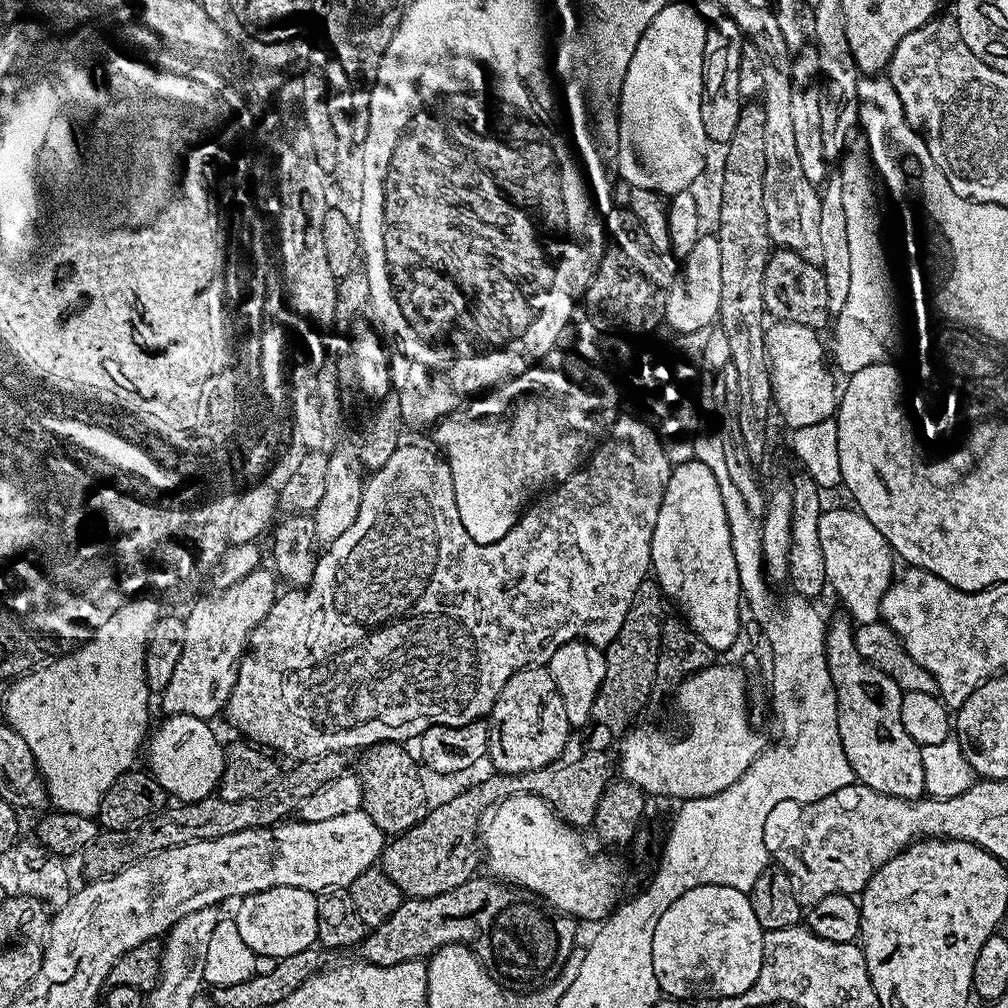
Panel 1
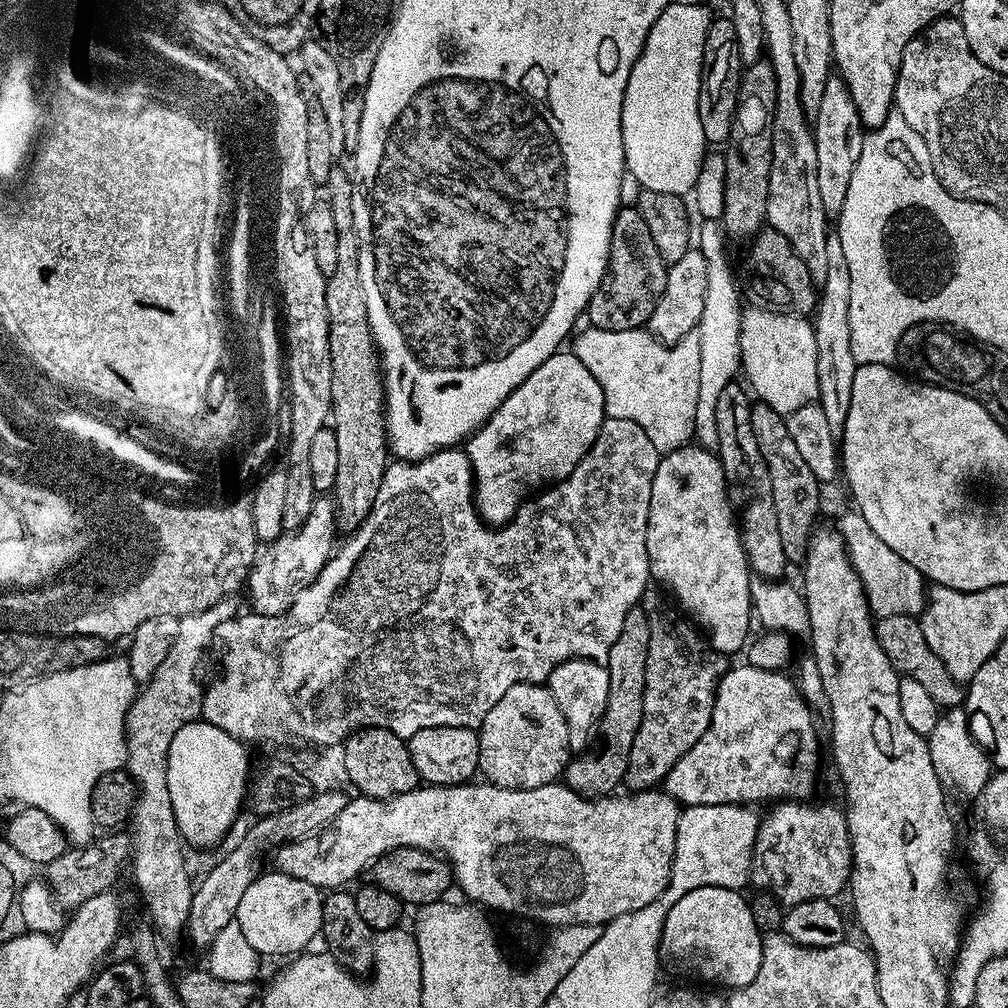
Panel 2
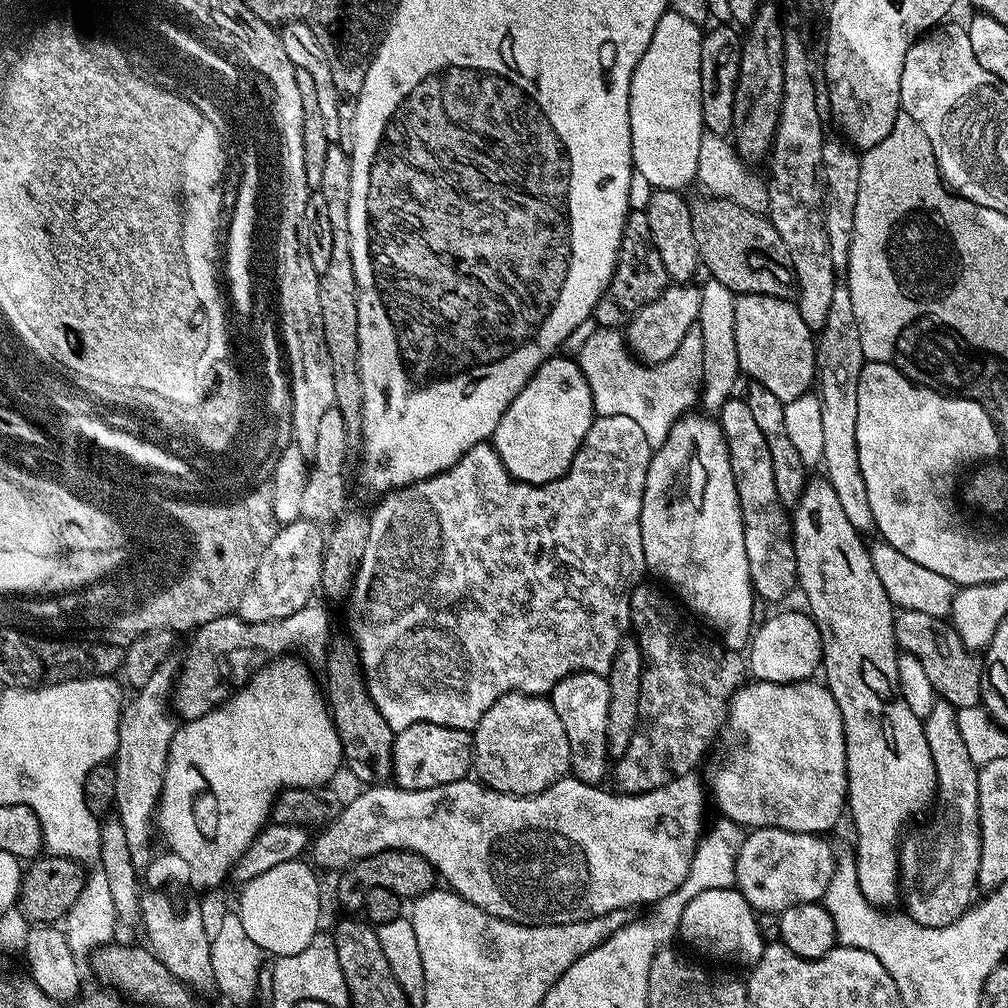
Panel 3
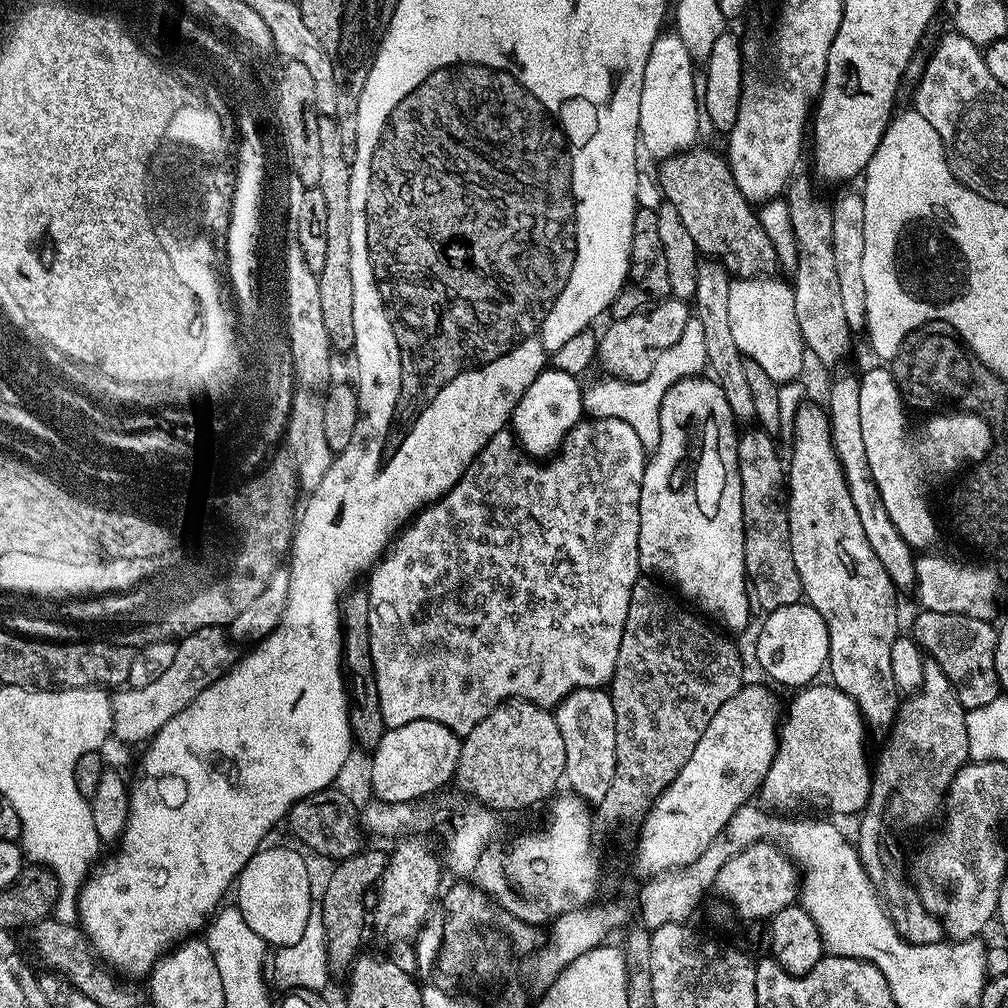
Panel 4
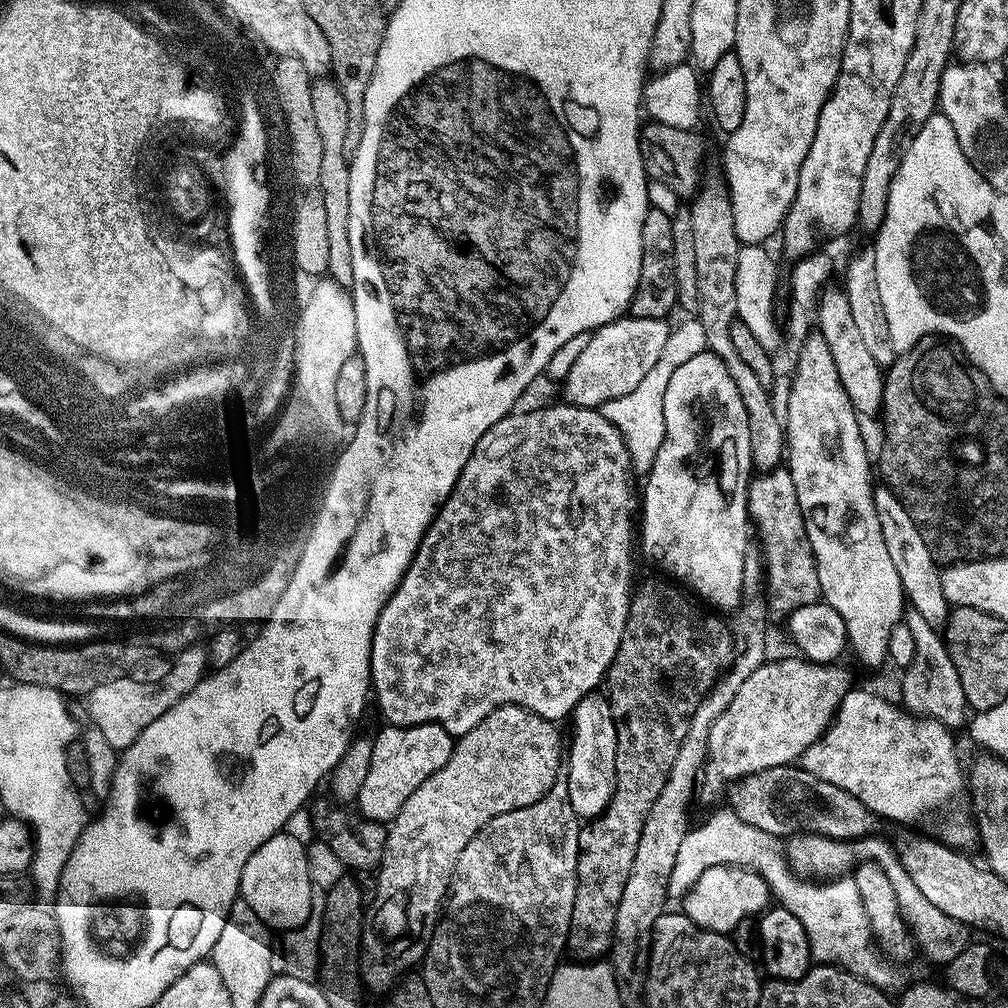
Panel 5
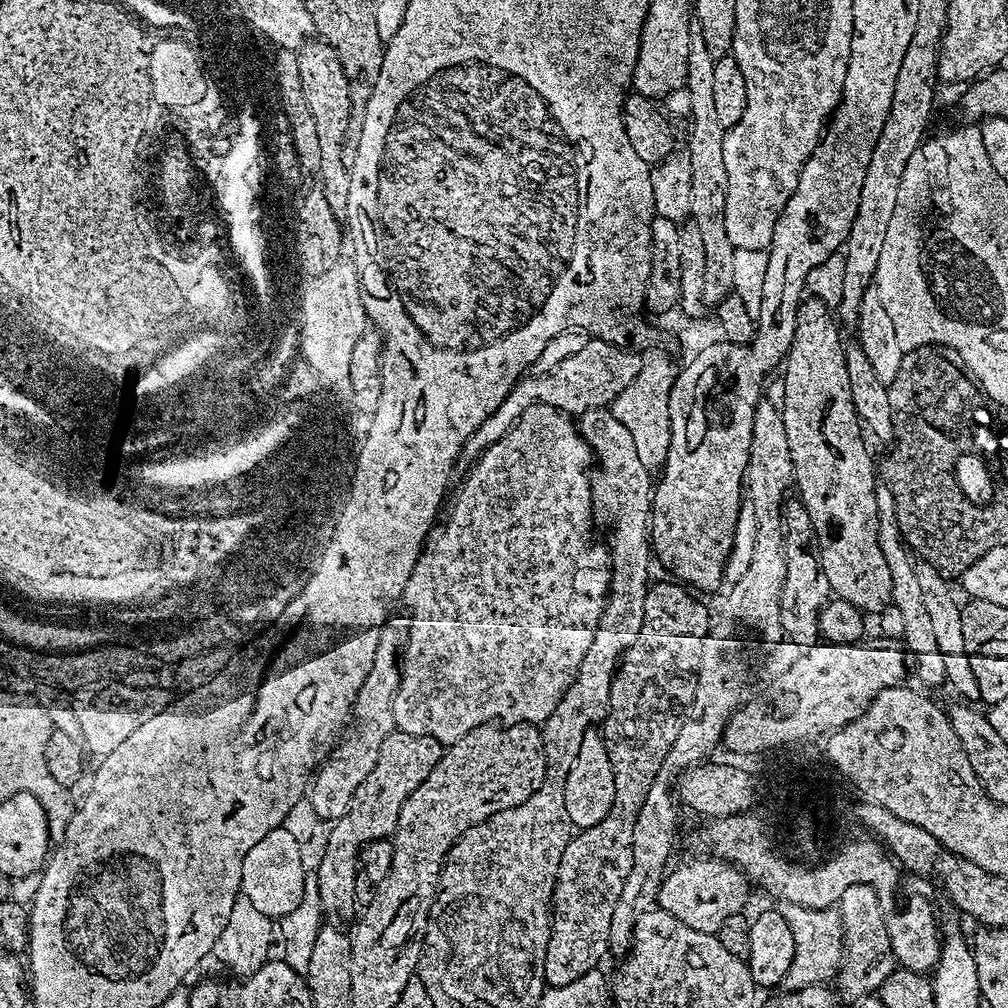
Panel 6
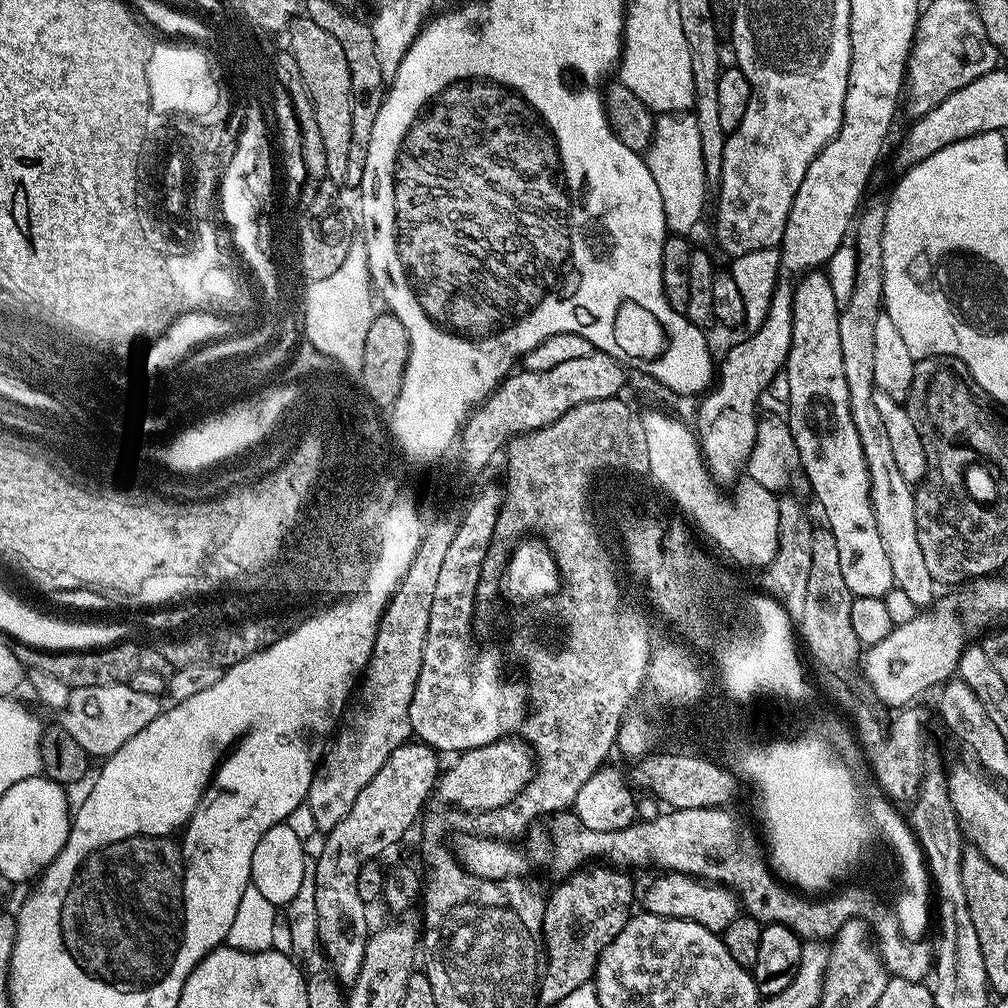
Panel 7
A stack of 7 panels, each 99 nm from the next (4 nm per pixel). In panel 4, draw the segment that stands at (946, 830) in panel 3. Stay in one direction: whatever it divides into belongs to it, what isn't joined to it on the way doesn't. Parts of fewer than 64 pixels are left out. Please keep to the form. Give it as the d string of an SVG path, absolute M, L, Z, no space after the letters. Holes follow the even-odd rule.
M928 658L924 661L924 669L922 670L922 684L919 691L913 692L907 699L901 703L900 707L896 709L896 718L892 722L890 731L887 733L888 745L880 752L880 757L875 757L874 771L872 774L872 793L868 795L868 804L864 807L863 812L859 813L858 821L860 820L860 833L854 836L854 843L856 846L856 852L860 856L862 866L866 870L866 874L870 878L870 882L876 888L876 892L880 896L880 903L884 905L886 911L888 911L888 917L890 922L894 922L894 926L898 930L898 934L906 942L911 944L938 944L945 937L945 930L941 924L941 917L935 916L930 910L926 910L926 907L922 904L922 898L916 891L916 887L912 880L906 875L905 865L895 864L894 861L888 860L888 855L891 854L892 848L888 845L888 831L891 828L900 828L903 824L928 824L932 819L937 816L941 811L942 805L945 803L945 796L948 792L948 788L951 786L951 780L955 778L961 767L964 764L969 763L970 757L968 755L968 739L966 738L966 718L964 717L966 709L958 702L958 694L954 690L954 686L950 686L950 678L946 678L946 674L942 670L942 666L938 666L938 662L934 662Z

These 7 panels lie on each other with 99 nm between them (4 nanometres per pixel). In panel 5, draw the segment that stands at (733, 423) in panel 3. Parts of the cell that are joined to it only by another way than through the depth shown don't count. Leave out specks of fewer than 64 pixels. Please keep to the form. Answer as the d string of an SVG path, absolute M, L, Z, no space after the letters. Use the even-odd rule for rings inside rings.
M777 466L768 471L761 471L749 479L748 519L754 529L755 539L756 536L760 539L760 552L764 555L764 592L768 595L768 598L766 597L767 611L773 613L774 609L778 608L782 614L789 614L800 606L819 601L821 599L820 580L816 577L816 569L804 535L804 522L796 501L794 478L790 478L787 467Z

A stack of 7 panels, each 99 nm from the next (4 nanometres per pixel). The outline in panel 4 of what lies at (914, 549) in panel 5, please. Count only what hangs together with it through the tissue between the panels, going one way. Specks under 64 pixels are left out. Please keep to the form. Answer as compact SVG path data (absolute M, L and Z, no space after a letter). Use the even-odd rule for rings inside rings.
M855 375L853 377L840 376L828 388L826 411L834 450L840 459L842 474L846 478L846 486L854 502L854 510L858 510L862 530L866 530L866 542L870 542L870 550L878 554L878 562L882 562L886 574L890 574L892 583L897 589L911 589L916 582L916 556L912 547L902 538L902 534L898 534L898 526L890 522L890 514L886 514L886 506L882 506L882 494L878 494L874 474L870 474L870 462L866 459L866 445L862 438L862 417L858 406L859 393L860 382Z

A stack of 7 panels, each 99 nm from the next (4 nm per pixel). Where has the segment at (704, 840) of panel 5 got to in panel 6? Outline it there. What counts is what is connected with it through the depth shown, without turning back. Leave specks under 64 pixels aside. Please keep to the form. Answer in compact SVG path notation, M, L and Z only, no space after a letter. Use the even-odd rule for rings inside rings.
M789 904L783 909L786 922L790 922L790 928L796 939L796 960L788 971L786 981L789 989L814 987L816 985L827 985L839 973L840 965L846 959L846 943L844 941L844 922L839 911L831 908L803 908L797 904Z

